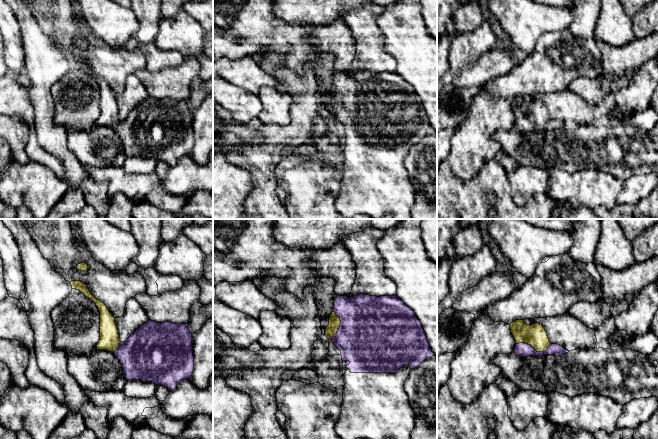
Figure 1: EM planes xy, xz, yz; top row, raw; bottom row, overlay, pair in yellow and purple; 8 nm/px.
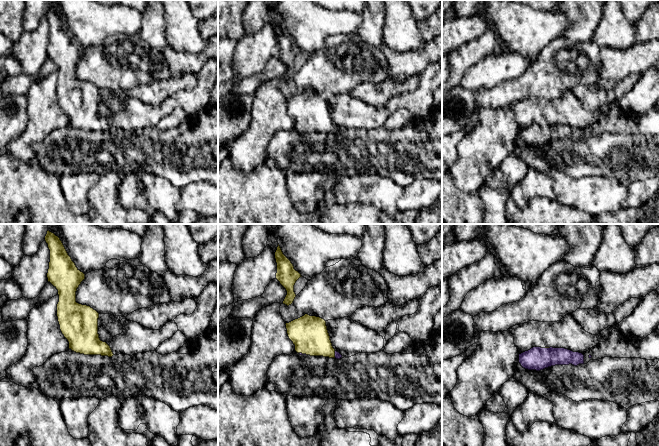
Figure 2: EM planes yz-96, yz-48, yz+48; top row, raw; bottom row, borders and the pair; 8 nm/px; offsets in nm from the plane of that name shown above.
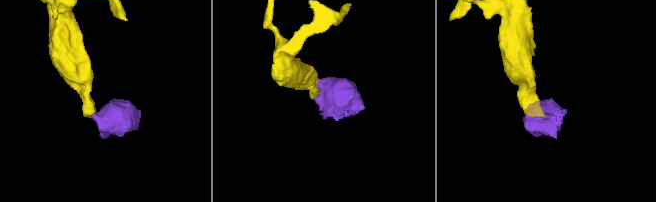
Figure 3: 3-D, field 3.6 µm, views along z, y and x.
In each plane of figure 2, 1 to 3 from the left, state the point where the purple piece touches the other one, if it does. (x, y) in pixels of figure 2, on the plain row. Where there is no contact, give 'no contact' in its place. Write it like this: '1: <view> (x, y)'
1: no contact
2: yz-48 (303, 129)
3: yz+48 (547, 123)

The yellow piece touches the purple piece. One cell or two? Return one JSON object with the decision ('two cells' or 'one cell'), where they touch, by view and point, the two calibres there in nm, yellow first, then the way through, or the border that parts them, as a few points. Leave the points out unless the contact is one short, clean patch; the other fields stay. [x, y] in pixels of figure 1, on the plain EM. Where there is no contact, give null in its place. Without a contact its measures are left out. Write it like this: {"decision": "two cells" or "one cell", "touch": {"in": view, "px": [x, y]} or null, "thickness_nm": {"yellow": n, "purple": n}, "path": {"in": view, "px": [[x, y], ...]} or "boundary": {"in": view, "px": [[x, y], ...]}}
{"decision": "one cell", "touch": {"in": "yz", "px": [534, 124]}, "thickness_nm": {"yellow": 180, "purple": 110}, "path": {"in": "yz", "px": [[535, 111], [534, 124], [524, 124], [522, 126]]}}

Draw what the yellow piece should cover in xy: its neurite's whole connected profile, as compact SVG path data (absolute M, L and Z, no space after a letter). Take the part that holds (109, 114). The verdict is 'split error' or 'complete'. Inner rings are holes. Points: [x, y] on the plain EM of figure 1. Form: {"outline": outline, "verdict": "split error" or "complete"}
{"outline": "M73 56L70 60L98 83L100 116L97 126L115 130L126 156L152 158L173 167L181 157L191 154L194 132L188 100L149 96L125 118L120 118L115 94L106 81L97 76L83 58Z", "verdict": "split error"}

